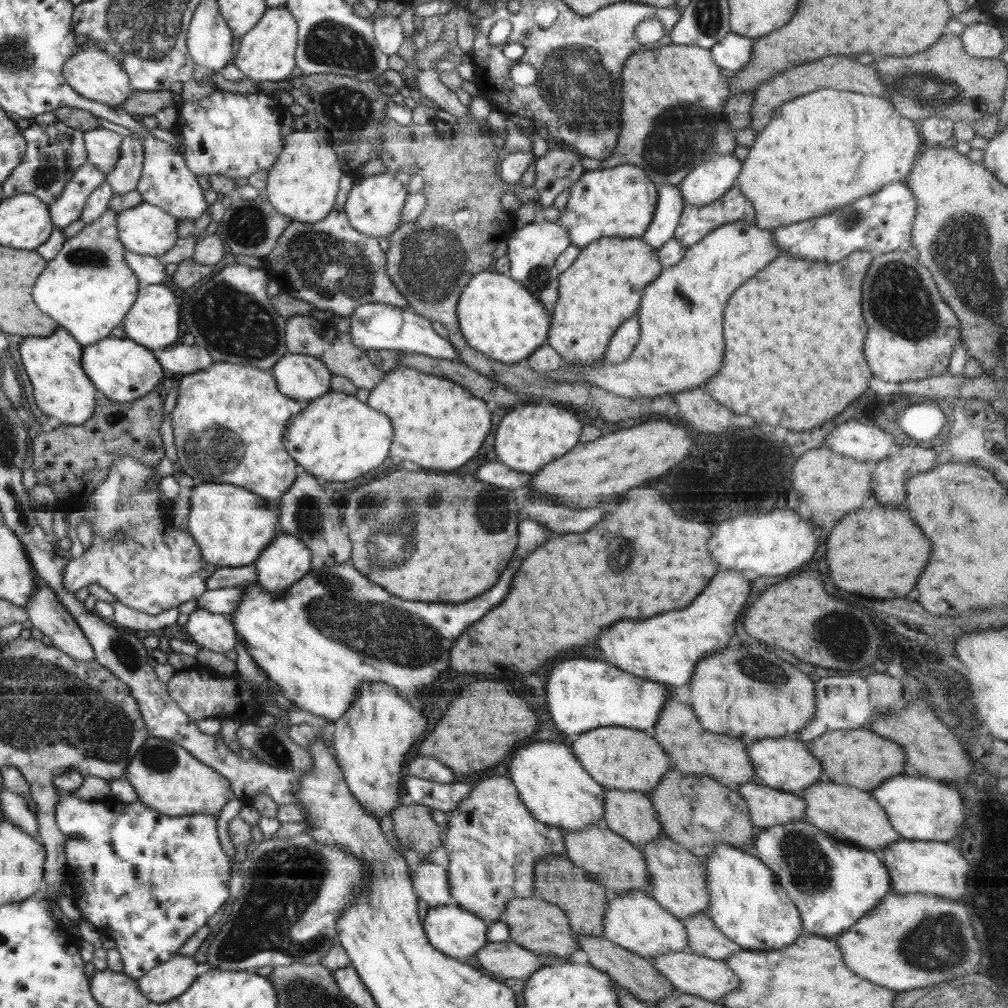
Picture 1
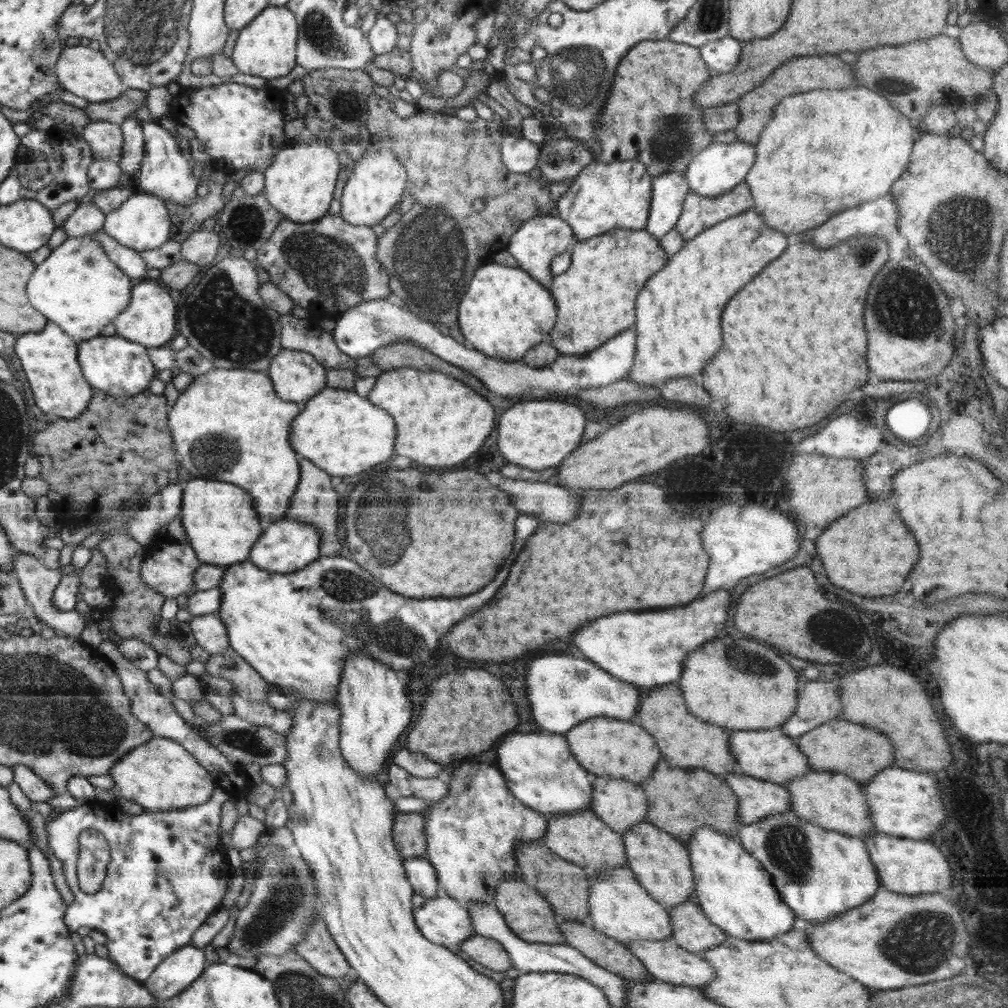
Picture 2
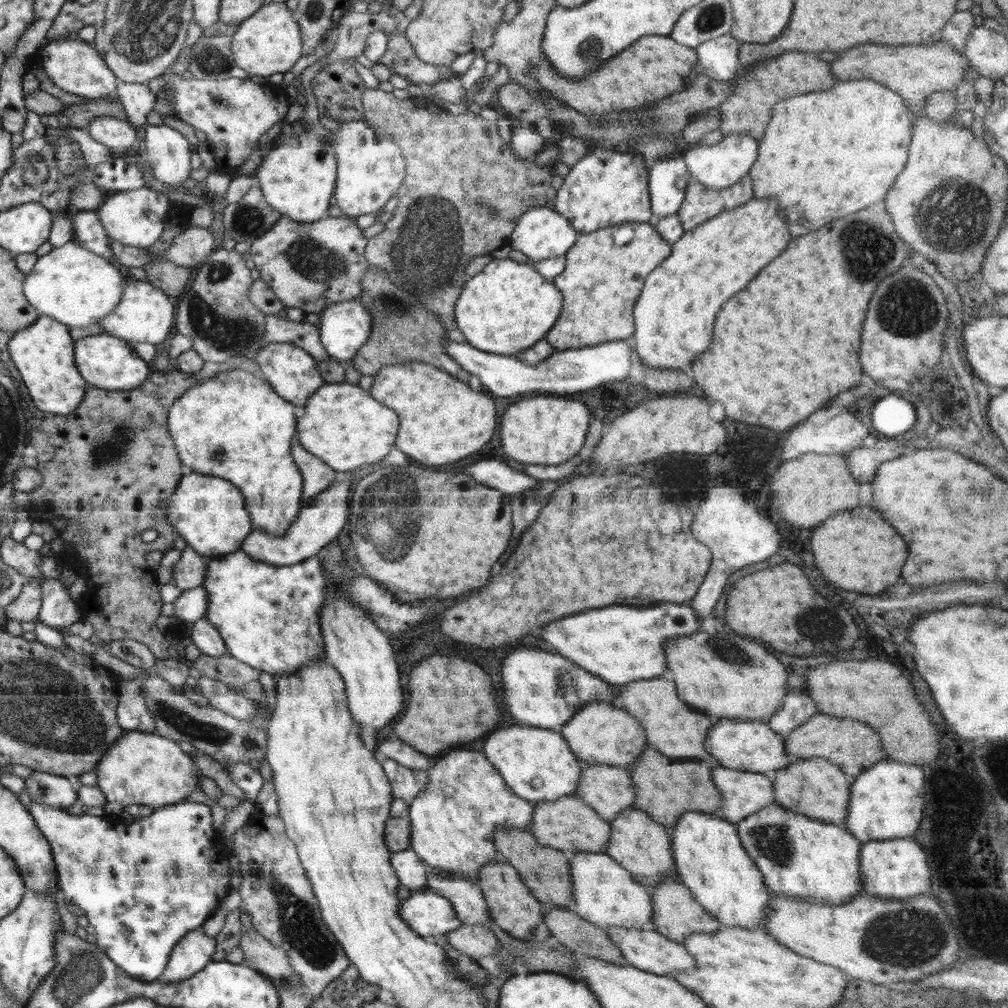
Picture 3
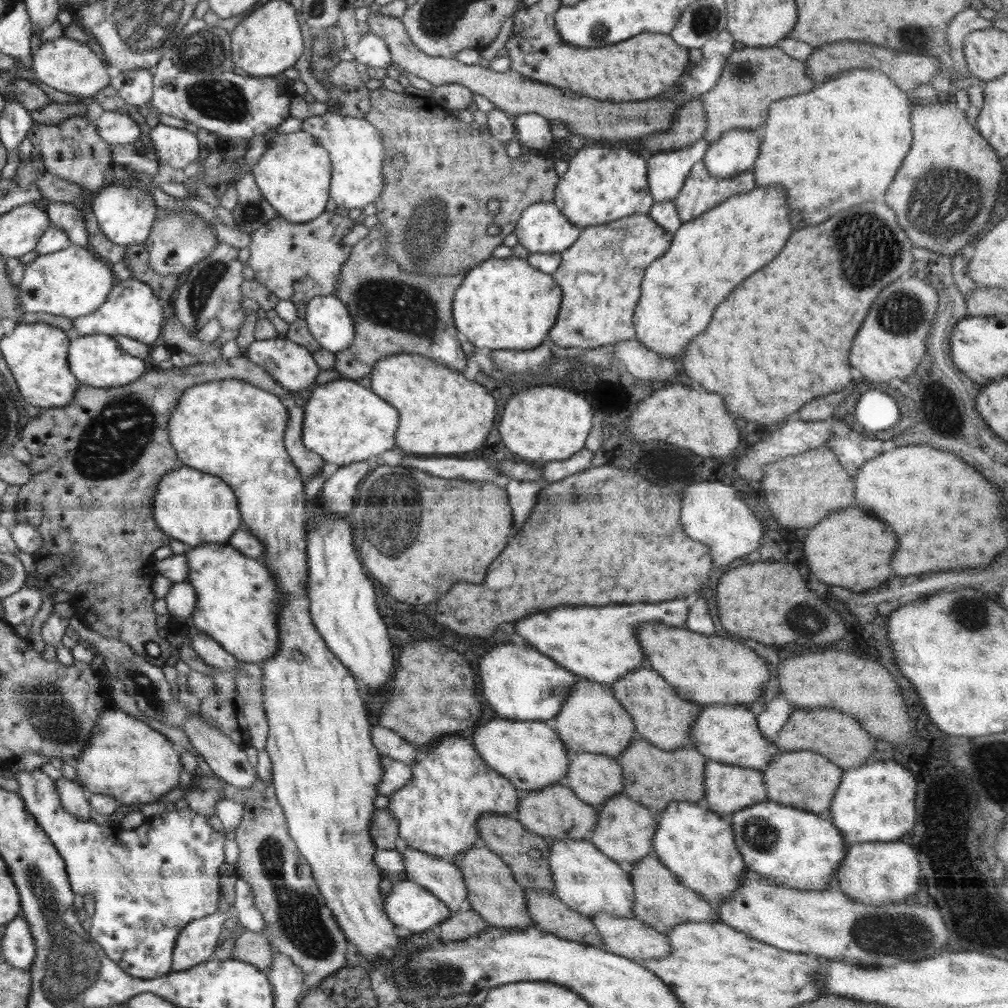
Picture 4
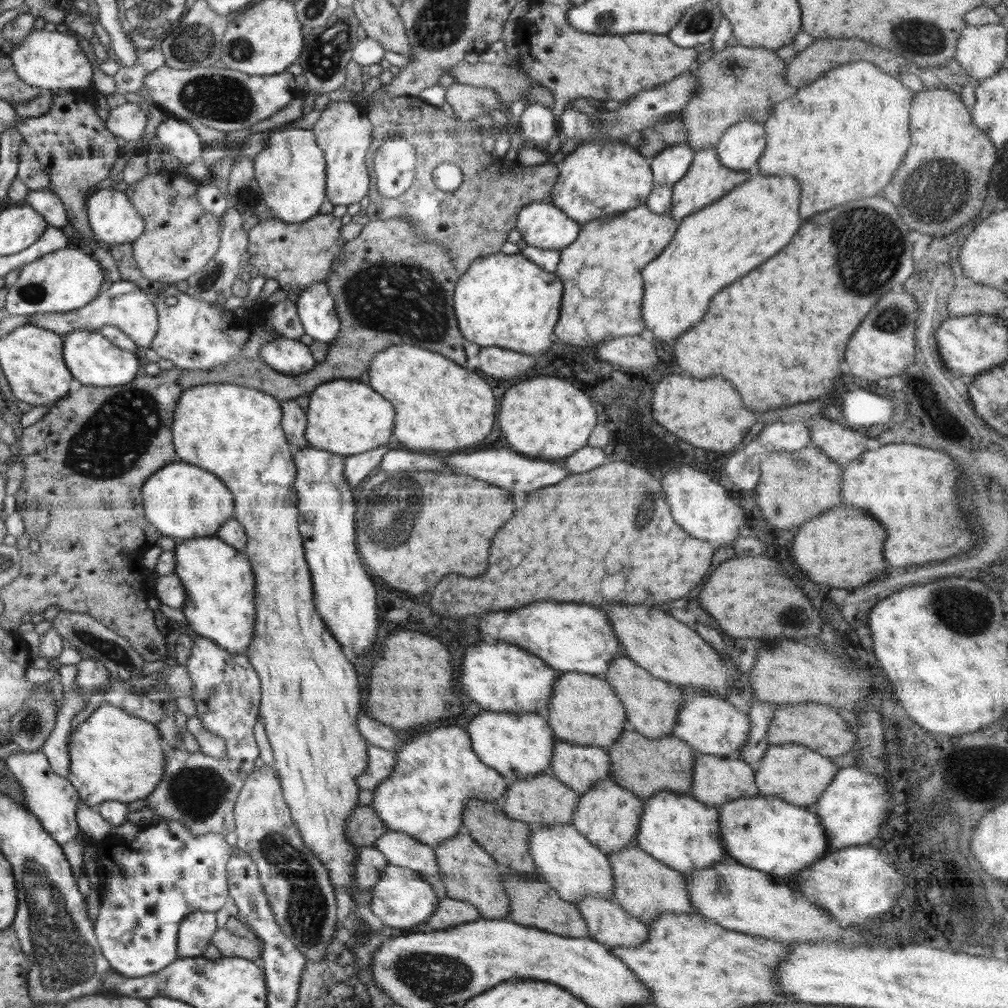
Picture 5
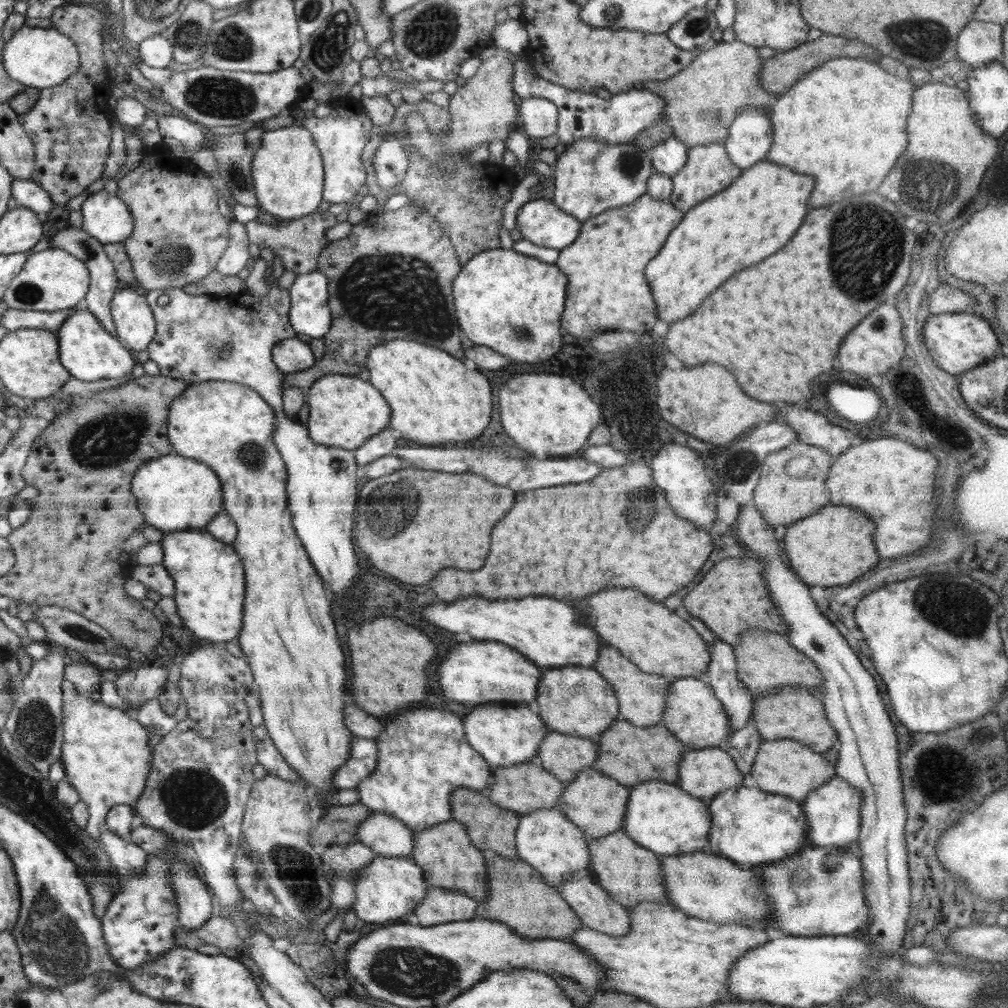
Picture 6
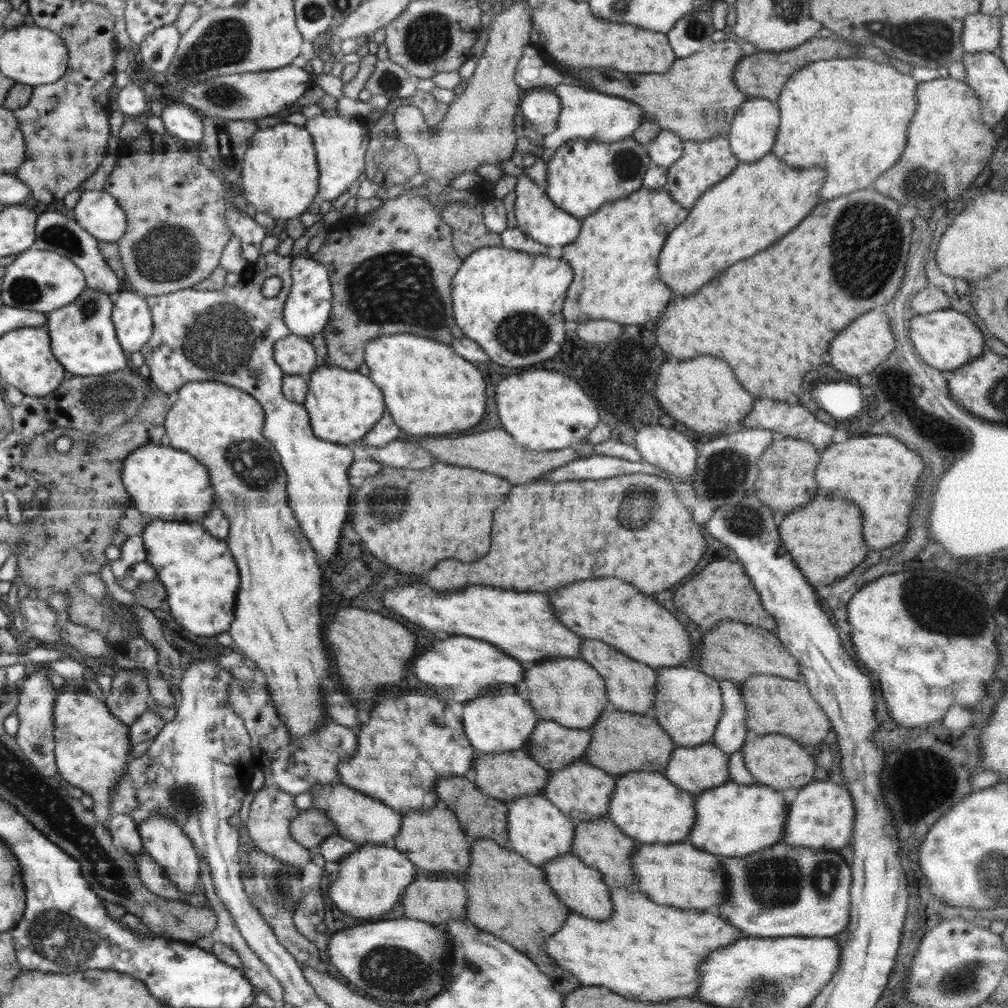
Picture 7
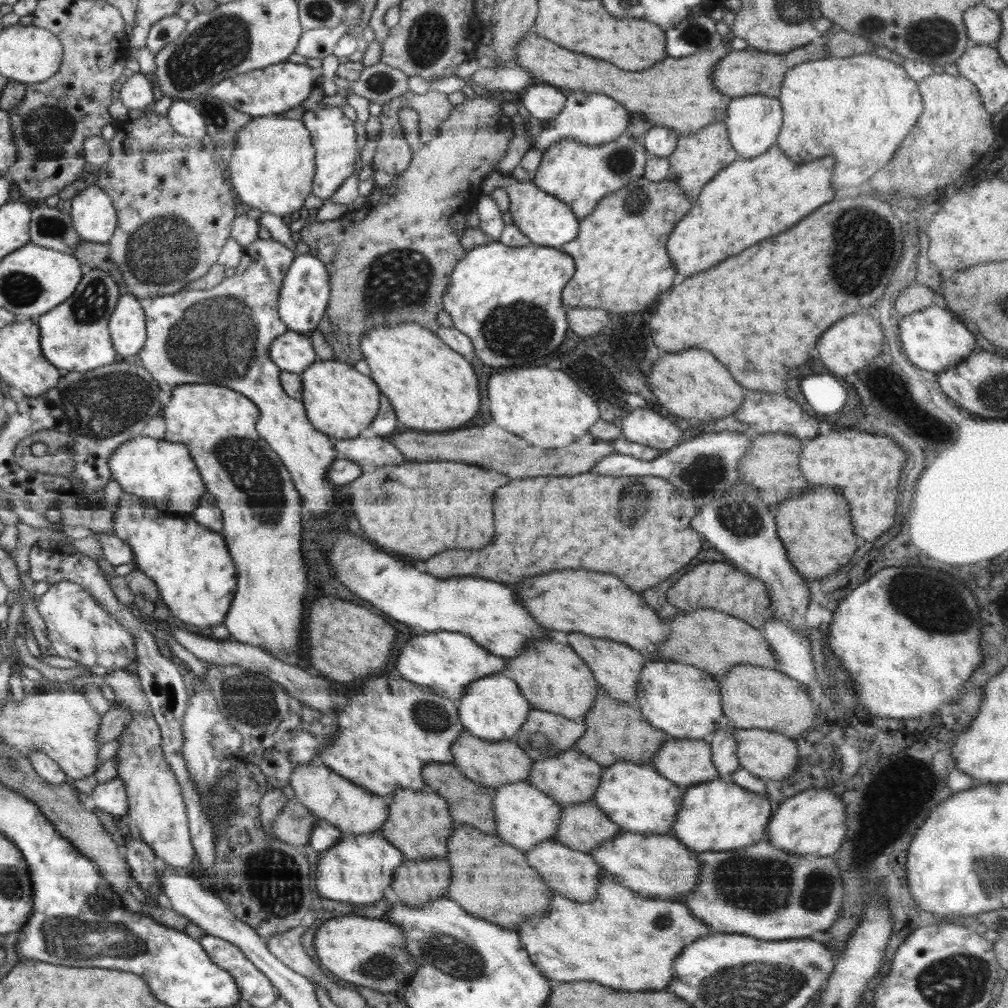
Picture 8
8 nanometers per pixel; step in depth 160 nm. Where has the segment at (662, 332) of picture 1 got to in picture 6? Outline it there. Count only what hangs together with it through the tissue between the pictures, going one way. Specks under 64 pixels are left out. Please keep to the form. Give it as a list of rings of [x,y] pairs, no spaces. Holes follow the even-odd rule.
[[[762,160],[754,164],[754,166],[746,168],[742,172],[742,175],[730,184],[730,186],[727,186],[718,194],[703,200],[694,206],[694,208],[686,211],[682,220],[678,223],[678,226],[668,235],[666,242],[662,245],[656,258],[650,260],[650,264],[646,266],[646,280],[648,280],[648,284],[650,284],[650,290],[652,290],[652,296],[654,296],[657,318],[664,320],[666,324],[672,324],[672,322],[676,322],[676,320],[684,320],[686,316],[690,316],[690,314],[702,304],[702,300],[704,300],[710,292],[714,292],[714,290],[716,290],[724,280],[728,280],[732,274],[736,274],[736,272],[740,272],[742,268],[748,268],[748,266],[752,266],[752,264],[756,264],[756,262],[768,258],[768,256],[774,254],[774,252],[778,252],[778,250],[794,236],[794,232],[796,232],[798,226],[802,224],[802,220],[804,220],[804,216],[806,216],[806,200],[808,200],[812,188],[814,188],[814,178],[812,178],[812,176],[799,174],[781,164],[774,164],[768,160]]]

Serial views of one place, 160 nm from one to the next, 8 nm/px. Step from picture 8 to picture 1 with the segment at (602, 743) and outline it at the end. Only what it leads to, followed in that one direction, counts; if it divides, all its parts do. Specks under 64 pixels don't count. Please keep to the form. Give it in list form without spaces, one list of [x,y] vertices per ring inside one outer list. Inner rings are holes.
[[[678,770],[666,772],[662,784],[658,784],[655,790],[656,792],[652,791],[649,796],[653,807],[659,814],[662,835],[680,843],[688,852],[694,853],[694,856],[703,859],[708,857],[713,852],[712,848],[717,844],[728,844],[734,848],[754,853],[755,835],[759,829],[752,824],[749,808],[738,790],[729,789],[708,775],[686,775]]]

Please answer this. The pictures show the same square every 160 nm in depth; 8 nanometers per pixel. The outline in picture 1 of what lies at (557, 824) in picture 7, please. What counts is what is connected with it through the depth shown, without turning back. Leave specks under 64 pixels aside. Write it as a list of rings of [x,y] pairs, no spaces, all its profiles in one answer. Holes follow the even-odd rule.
[[[635,888],[609,900],[603,925],[606,939],[647,960],[669,952],[688,950],[688,935],[682,920],[662,908],[644,889]]]

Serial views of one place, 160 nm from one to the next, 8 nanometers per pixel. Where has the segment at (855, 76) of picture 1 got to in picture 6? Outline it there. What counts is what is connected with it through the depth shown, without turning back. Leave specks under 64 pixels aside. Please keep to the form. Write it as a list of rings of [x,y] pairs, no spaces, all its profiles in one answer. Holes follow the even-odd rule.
[[[738,40],[732,42],[720,41],[714,48],[710,48],[692,60],[692,63],[670,80],[649,80],[641,88],[655,92],[666,104],[663,110],[663,122],[668,123],[674,131],[675,137],[689,147],[723,143],[729,135],[732,121],[737,117],[740,110],[746,107],[756,109],[771,109],[778,96],[768,92],[761,83],[760,69],[764,60],[759,56],[758,49]]]

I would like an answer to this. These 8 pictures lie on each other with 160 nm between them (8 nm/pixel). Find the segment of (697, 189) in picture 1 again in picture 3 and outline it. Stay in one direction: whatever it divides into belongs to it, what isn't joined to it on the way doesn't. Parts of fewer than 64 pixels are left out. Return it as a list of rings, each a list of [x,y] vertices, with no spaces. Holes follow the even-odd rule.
[[[734,132],[725,136],[718,144],[710,146],[700,144],[688,151],[683,159],[690,177],[703,186],[722,190],[736,184],[742,177],[749,175],[759,151],[759,141],[745,133]]]

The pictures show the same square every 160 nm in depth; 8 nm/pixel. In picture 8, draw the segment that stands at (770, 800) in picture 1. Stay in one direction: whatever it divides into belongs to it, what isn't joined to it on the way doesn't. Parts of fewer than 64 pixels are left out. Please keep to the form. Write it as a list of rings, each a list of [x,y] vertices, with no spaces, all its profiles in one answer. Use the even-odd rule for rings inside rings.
[[[668,738],[655,754],[652,766],[679,787],[720,778],[712,760],[711,745],[703,739]]]

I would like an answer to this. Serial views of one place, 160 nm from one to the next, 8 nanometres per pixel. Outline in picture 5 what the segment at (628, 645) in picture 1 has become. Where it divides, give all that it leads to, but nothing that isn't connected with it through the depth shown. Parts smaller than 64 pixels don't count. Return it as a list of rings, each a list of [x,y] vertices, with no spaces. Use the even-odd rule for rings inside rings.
[[[538,602],[514,612],[482,616],[478,626],[484,636],[516,644],[559,673],[576,671],[603,677],[611,661],[623,656],[620,641],[614,630],[610,632],[610,622],[604,610],[586,604]]]

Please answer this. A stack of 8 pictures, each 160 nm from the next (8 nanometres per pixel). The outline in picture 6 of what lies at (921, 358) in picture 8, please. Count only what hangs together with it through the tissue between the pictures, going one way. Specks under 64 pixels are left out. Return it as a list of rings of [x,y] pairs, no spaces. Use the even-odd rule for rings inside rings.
[[[942,313],[930,315],[925,322],[923,335],[932,360],[944,371],[953,375],[962,373],[984,364],[996,357],[998,338],[992,326],[981,316],[968,313]]]

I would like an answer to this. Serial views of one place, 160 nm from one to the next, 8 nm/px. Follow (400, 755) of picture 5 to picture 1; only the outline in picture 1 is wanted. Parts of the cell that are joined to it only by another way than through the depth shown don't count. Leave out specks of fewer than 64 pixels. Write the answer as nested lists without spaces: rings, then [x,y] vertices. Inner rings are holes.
[[[493,775],[480,779],[468,797],[449,813],[446,838],[442,834],[442,846],[449,858],[446,868],[451,897],[458,902],[460,908],[474,913],[487,923],[499,920],[513,898],[536,896],[535,864],[547,854],[564,856],[567,852],[564,835],[559,828],[544,824],[532,816],[509,778]]]

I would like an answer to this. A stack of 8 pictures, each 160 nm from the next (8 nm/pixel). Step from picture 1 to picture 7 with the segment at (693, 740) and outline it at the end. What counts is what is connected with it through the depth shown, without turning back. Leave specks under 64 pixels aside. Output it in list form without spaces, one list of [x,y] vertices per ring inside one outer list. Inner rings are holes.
[[[582,638],[580,658],[604,679],[607,697],[616,711],[649,714],[653,708],[657,672],[654,668],[622,654],[618,649],[598,639]]]

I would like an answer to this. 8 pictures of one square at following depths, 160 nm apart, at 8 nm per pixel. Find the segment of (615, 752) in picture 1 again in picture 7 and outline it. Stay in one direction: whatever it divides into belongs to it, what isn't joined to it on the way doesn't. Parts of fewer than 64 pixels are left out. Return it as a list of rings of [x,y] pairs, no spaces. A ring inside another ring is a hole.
[[[557,657],[524,670],[529,702],[541,720],[552,720],[566,728],[590,729],[608,704],[604,679],[581,658]]]

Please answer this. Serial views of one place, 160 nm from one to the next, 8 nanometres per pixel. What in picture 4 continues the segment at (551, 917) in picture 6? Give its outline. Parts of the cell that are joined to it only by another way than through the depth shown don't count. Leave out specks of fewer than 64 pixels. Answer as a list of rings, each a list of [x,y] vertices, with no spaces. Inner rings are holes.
[[[524,887],[524,890],[527,909],[538,929],[566,941],[604,947],[591,917],[572,910],[556,894],[534,888]]]

